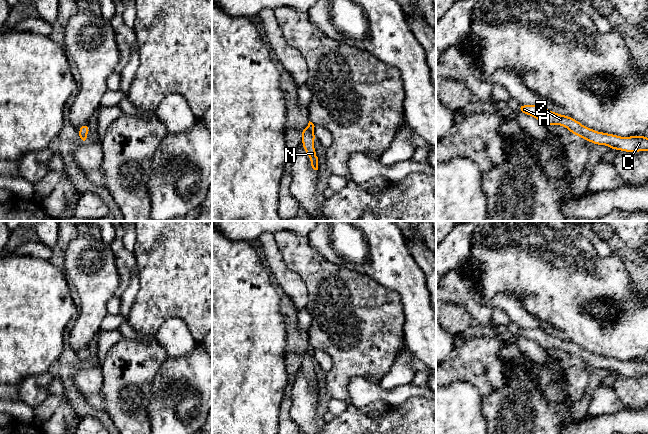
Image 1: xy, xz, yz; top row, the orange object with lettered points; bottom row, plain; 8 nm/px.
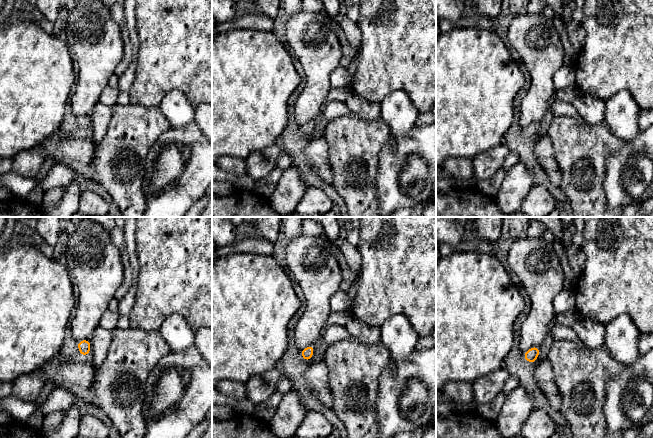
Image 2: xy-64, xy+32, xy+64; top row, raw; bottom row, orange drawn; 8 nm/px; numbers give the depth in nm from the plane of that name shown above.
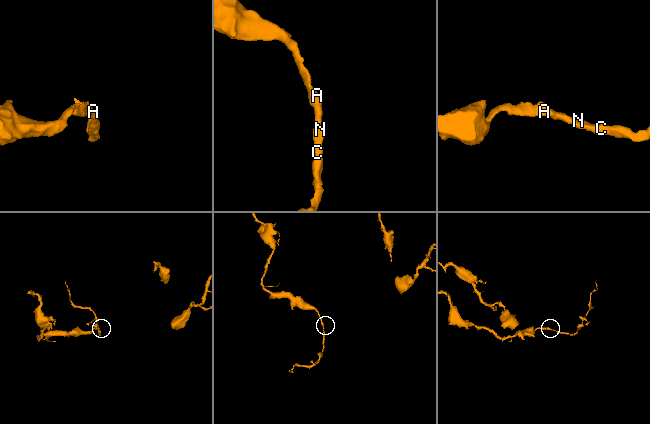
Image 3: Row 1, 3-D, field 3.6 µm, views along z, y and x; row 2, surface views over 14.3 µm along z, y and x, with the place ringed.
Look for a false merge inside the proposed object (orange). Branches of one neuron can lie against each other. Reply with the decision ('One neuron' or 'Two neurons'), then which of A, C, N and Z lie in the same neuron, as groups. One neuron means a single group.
One neuron. Groups: A C N Z

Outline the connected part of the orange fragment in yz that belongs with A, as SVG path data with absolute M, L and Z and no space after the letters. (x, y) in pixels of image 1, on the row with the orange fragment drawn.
M541 104L523 105L517 108L519 112L535 117L543 125L551 124L560 125L567 128L573 136L579 135L595 145L606 145L610 149L624 152L641 152L648 151L648 138L643 135L620 137L615 134L595 131L591 128L584 127L583 124L568 115L561 115L552 112Z

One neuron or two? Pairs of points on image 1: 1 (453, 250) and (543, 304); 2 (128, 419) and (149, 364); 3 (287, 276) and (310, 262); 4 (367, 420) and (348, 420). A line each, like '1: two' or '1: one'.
1: two
2: one
3: two
4: one

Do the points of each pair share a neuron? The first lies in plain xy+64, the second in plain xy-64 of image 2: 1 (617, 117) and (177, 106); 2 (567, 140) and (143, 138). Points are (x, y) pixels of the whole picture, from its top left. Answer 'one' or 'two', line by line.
1: one
2: one

